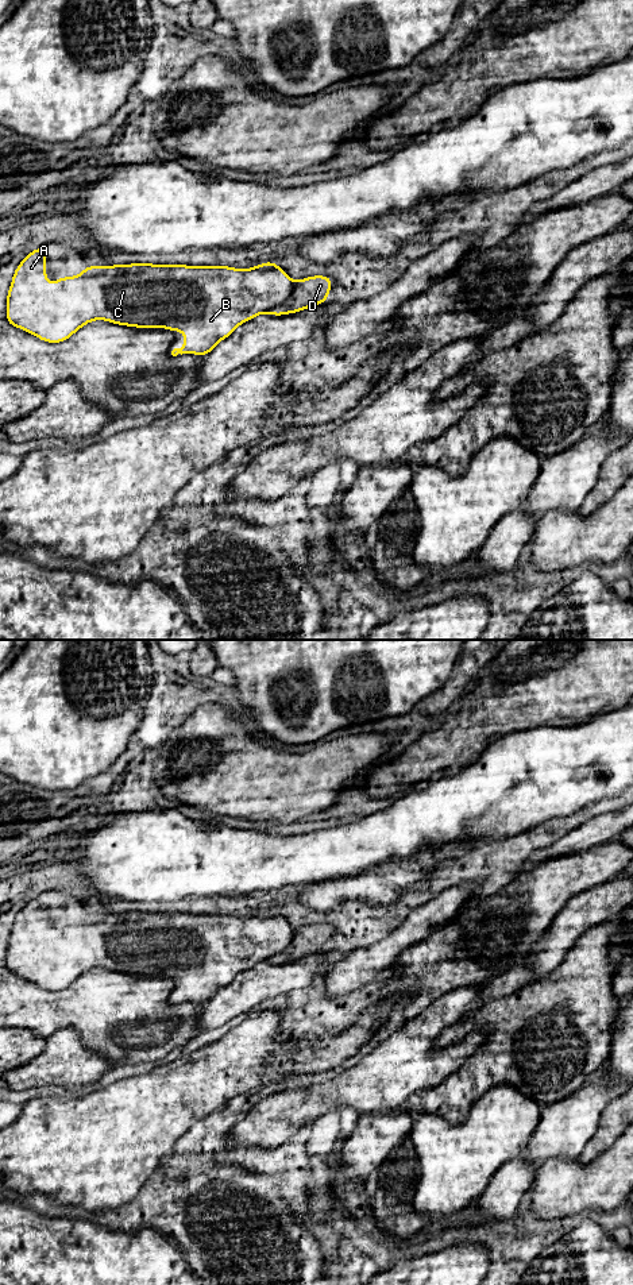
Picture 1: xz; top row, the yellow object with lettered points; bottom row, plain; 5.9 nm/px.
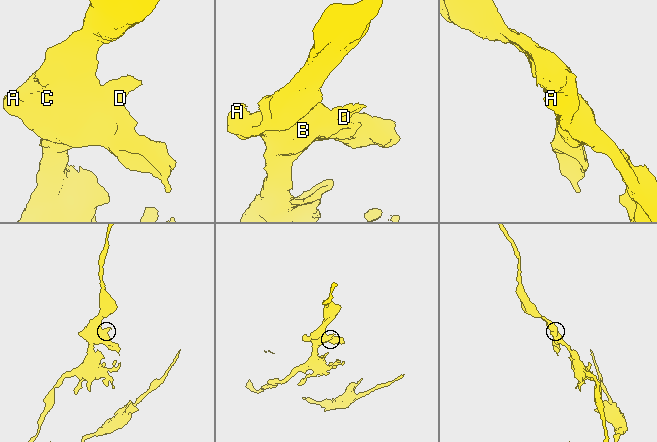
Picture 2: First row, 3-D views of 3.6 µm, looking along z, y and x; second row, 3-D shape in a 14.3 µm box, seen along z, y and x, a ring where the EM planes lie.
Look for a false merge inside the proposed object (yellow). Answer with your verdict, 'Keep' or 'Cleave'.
Cleave

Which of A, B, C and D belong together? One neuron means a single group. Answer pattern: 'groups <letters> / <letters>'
groups A B C / D

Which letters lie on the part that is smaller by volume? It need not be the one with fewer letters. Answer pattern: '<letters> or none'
D

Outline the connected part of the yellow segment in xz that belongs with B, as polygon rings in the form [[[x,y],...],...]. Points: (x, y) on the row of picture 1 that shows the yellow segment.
[[[32,250],[18,265],[7,293],[7,324],[23,329],[46,343],[62,343],[74,335],[81,327],[94,320],[104,320],[117,325],[135,328],[165,328],[173,332],[181,331],[185,336],[182,348],[174,348],[178,354],[208,355],[219,341],[231,336],[246,321],[282,305],[294,288],[294,281],[275,262],[263,262],[250,269],[229,266],[188,266],[188,265],[154,265],[135,262],[131,265],[86,266],[78,275],[61,277],[47,283],[46,250]]]

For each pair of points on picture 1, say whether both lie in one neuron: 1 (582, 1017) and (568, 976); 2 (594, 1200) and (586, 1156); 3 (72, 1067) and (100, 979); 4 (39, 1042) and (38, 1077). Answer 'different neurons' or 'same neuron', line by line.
1: same neuron
2: different neurons
3: different neurons
4: different neurons

